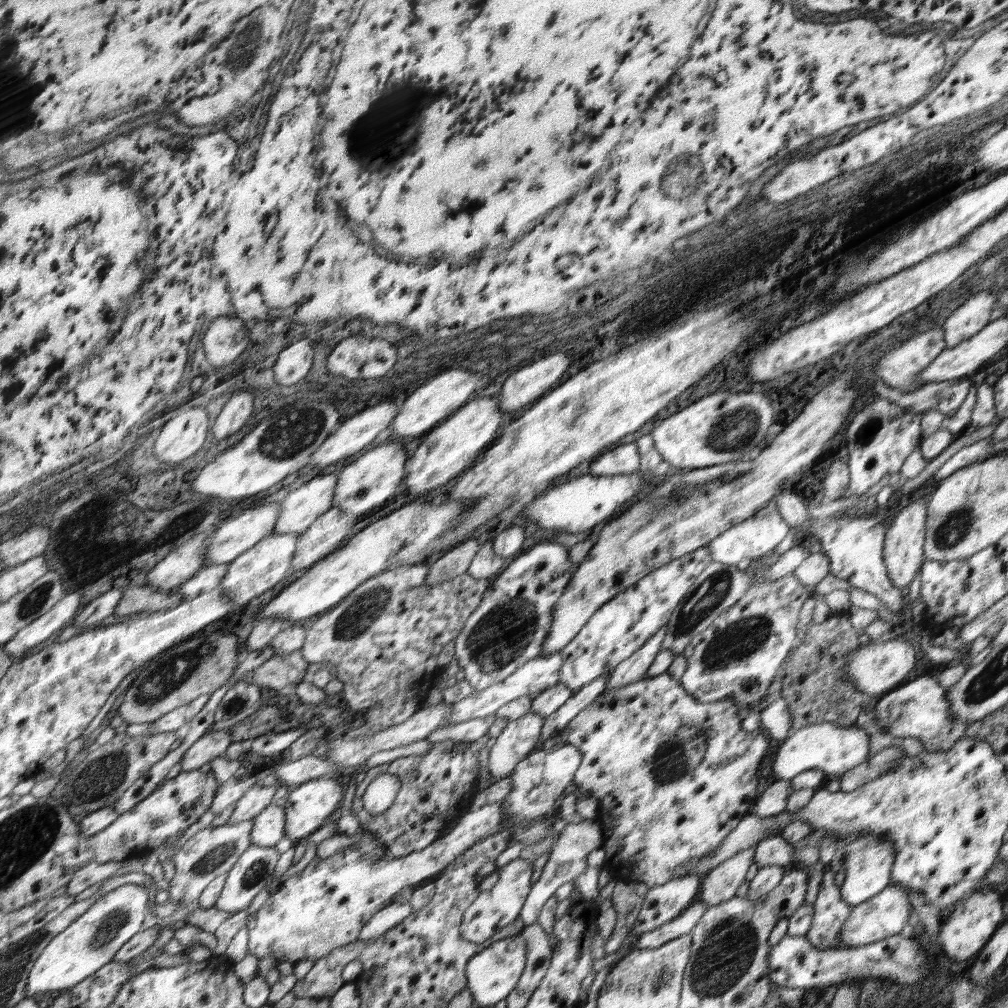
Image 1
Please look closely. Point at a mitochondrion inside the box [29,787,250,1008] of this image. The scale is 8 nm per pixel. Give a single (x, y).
(215, 858)

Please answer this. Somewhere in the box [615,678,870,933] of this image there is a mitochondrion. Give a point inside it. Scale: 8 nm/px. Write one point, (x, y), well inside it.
(677, 754)

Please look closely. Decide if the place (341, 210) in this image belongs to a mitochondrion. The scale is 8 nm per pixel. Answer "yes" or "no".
no

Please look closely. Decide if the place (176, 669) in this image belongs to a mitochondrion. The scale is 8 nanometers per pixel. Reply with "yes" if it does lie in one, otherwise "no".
yes

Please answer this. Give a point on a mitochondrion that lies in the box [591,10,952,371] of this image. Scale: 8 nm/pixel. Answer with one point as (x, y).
(684, 168)

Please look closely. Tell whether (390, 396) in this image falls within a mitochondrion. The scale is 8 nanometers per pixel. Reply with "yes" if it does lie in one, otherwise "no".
no

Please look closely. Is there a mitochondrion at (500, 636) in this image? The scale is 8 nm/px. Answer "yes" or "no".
yes

